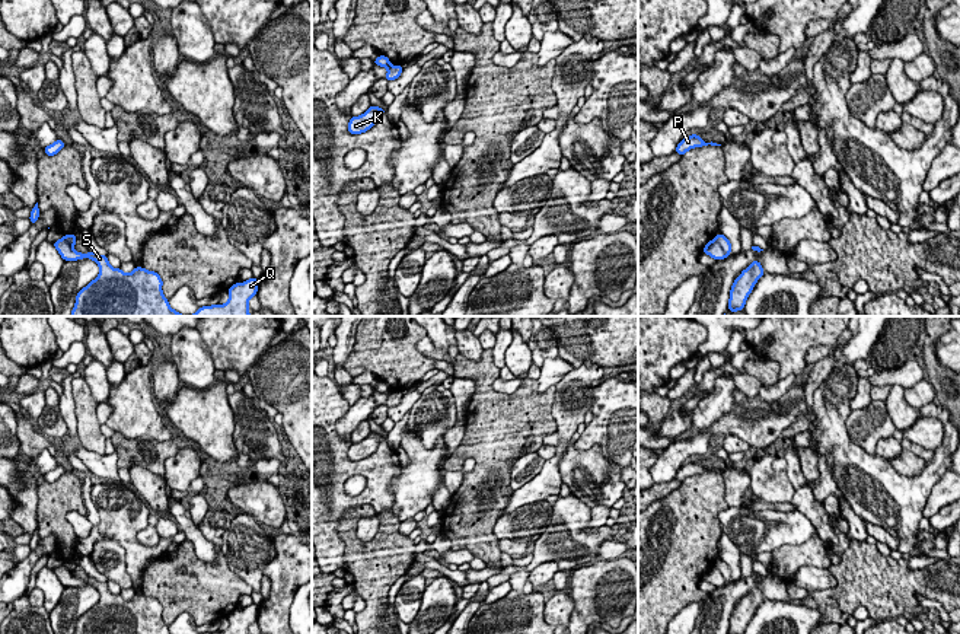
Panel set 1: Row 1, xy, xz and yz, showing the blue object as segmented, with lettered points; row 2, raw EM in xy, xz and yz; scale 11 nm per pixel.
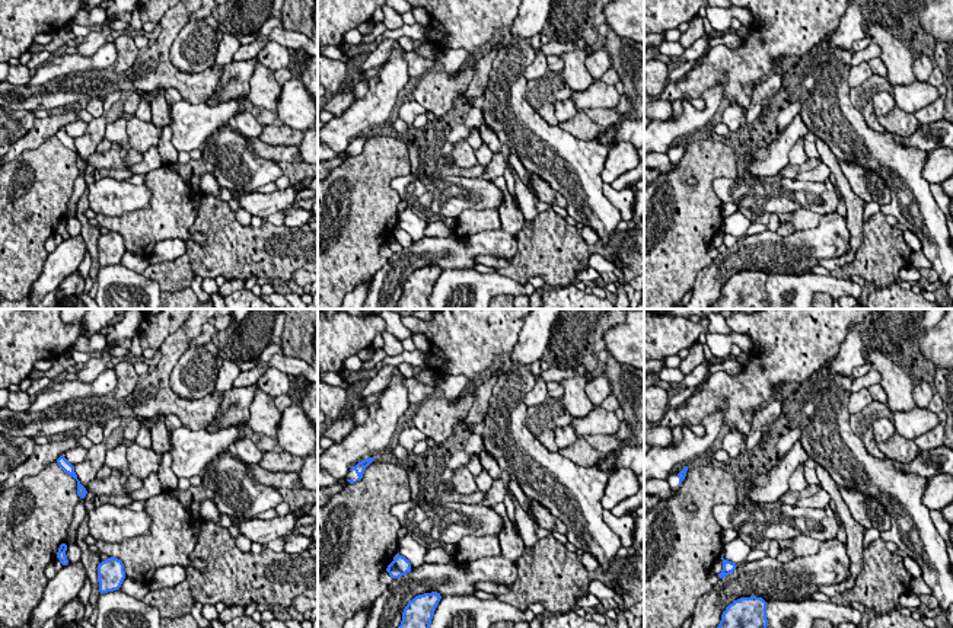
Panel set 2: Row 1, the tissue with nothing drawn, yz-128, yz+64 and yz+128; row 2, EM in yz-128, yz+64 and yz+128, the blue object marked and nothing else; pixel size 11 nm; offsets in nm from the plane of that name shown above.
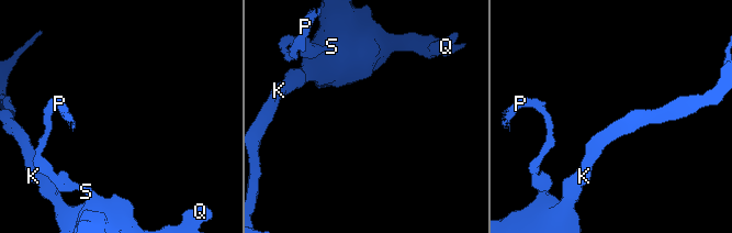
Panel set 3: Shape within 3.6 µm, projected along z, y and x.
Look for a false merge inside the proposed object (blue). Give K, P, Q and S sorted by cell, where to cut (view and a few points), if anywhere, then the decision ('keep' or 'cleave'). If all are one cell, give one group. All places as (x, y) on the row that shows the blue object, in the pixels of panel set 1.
groups K Q S / P; cut yz (714, 239), (726, 257); cleave

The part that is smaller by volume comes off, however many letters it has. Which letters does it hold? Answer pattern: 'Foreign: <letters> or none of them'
Foreign: P

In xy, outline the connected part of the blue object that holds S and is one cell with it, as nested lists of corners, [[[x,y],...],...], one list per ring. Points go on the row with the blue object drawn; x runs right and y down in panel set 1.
[[[84,254],[99,265],[99,275],[76,294],[70,316],[252,316],[249,299],[258,293],[258,278],[229,287],[224,305],[201,306],[194,315],[181,315],[163,296],[163,280],[154,271],[135,267],[130,274],[112,268],[106,255]]]

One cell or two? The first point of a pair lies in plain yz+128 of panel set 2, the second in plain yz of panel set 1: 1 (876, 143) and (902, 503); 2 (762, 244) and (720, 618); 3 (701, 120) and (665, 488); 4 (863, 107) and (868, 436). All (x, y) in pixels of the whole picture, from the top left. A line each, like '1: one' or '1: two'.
1: one
2: one
3: two
4: one

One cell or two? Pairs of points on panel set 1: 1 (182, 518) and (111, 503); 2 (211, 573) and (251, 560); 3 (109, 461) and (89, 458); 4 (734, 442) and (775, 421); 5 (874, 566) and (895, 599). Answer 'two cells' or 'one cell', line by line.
1: two cells
2: two cells
3: one cell
4: two cells
5: one cell

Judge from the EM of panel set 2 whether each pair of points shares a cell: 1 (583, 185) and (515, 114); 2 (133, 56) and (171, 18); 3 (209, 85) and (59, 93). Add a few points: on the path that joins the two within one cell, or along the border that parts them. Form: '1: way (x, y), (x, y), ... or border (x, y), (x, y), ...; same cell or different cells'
1: way (566, 168), (529, 131); same cell
2: border (142, 51), (140, 57), (124, 70), (114, 70); different cells
3: way (171, 79), (93, 83); same cell

